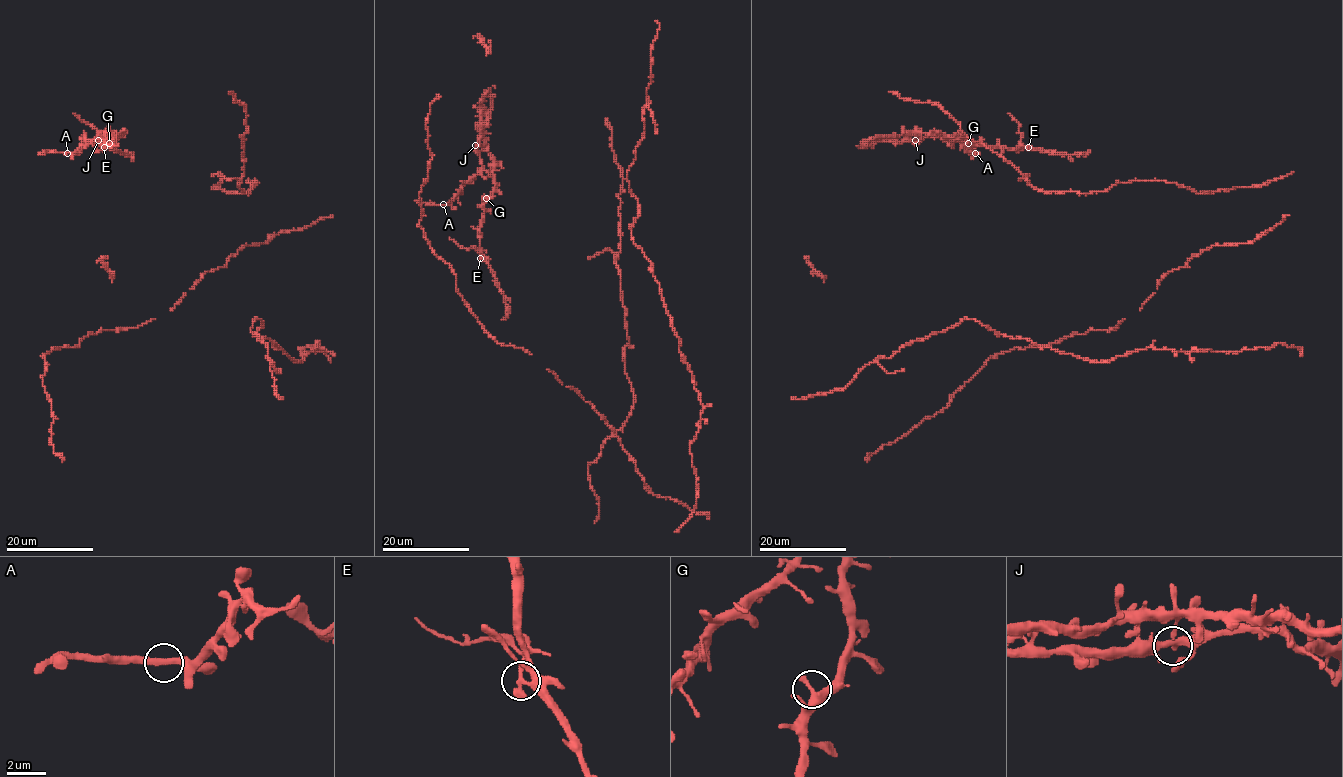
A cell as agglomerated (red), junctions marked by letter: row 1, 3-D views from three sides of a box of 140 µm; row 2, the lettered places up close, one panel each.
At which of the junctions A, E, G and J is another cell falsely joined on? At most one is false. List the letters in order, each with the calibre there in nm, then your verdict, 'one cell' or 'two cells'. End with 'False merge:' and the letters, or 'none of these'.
A: 360 nm thick; one cell
E: 380 nm thick; two cells
G: 400 nm thick; one cell
J: 340 nm thick; one cell
False merge: E

